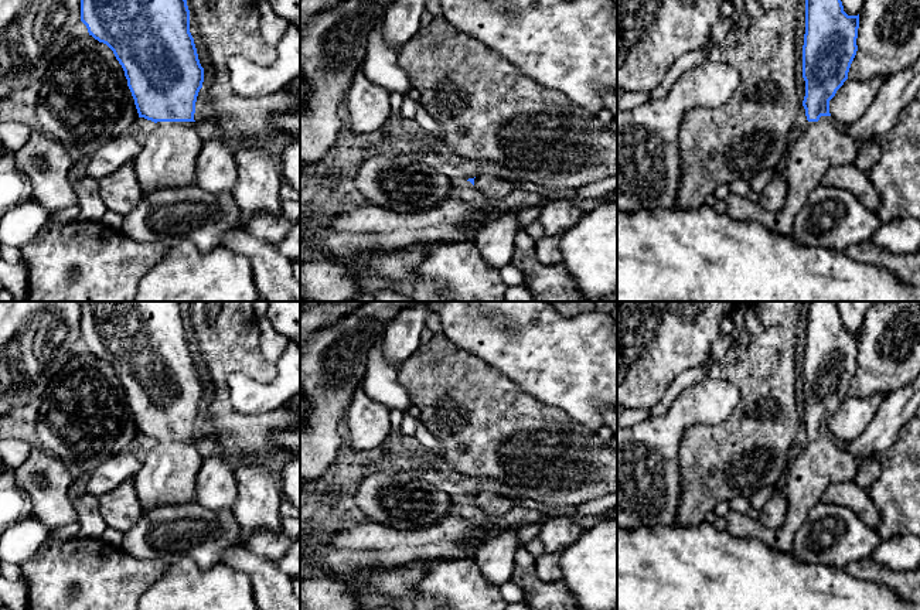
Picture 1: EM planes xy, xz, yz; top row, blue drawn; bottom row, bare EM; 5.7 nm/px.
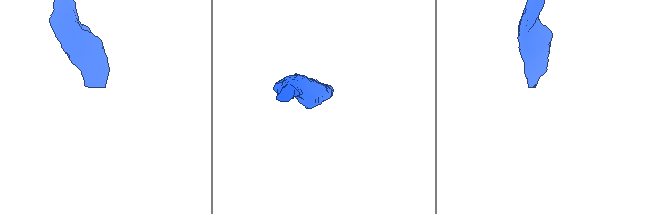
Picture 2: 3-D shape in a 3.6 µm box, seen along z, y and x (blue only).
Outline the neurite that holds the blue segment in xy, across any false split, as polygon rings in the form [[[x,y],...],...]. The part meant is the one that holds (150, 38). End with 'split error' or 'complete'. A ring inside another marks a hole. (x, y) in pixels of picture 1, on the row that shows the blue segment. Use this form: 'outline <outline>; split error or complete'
outline [[[81,0],[81,21],[86,25],[89,35],[113,51],[125,71],[139,117],[156,123],[143,139],[142,151],[133,161],[142,192],[161,188],[178,190],[195,184],[197,159],[204,142],[197,133],[194,113],[204,82],[204,68],[190,33],[187,0]]]; split error

